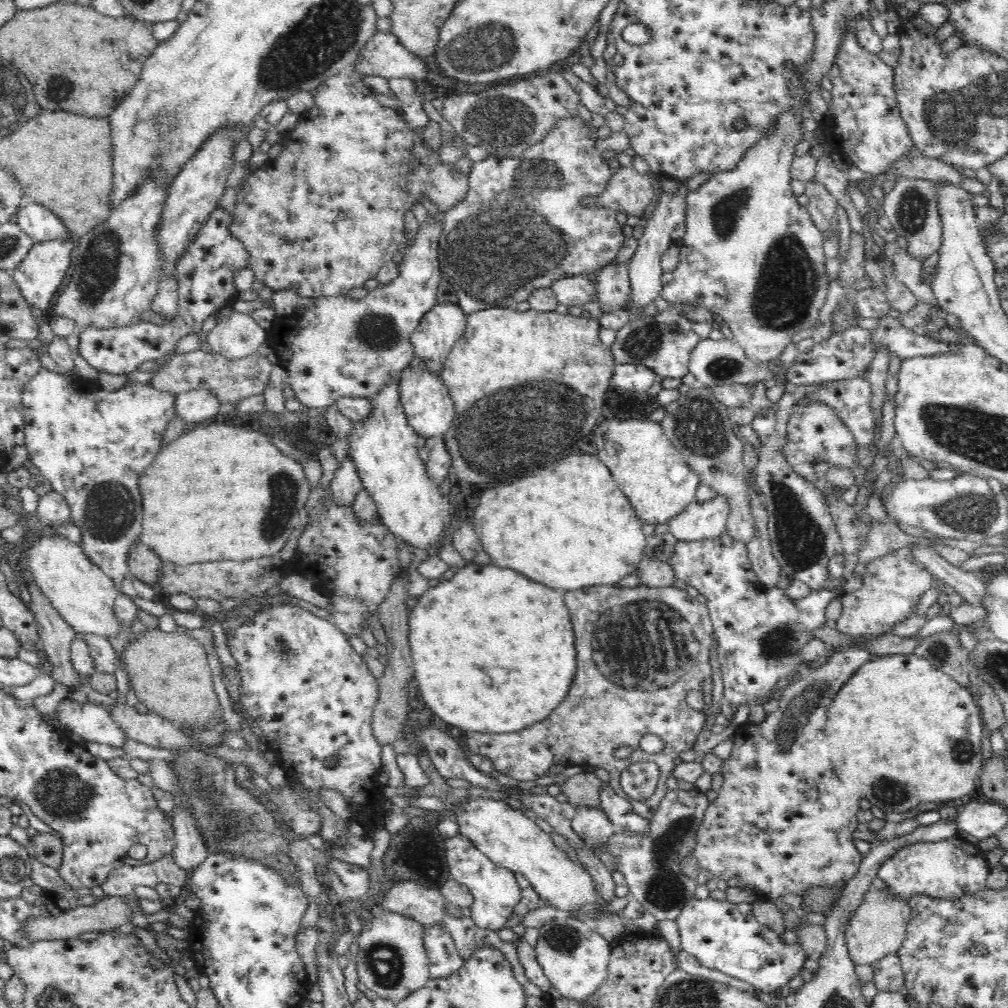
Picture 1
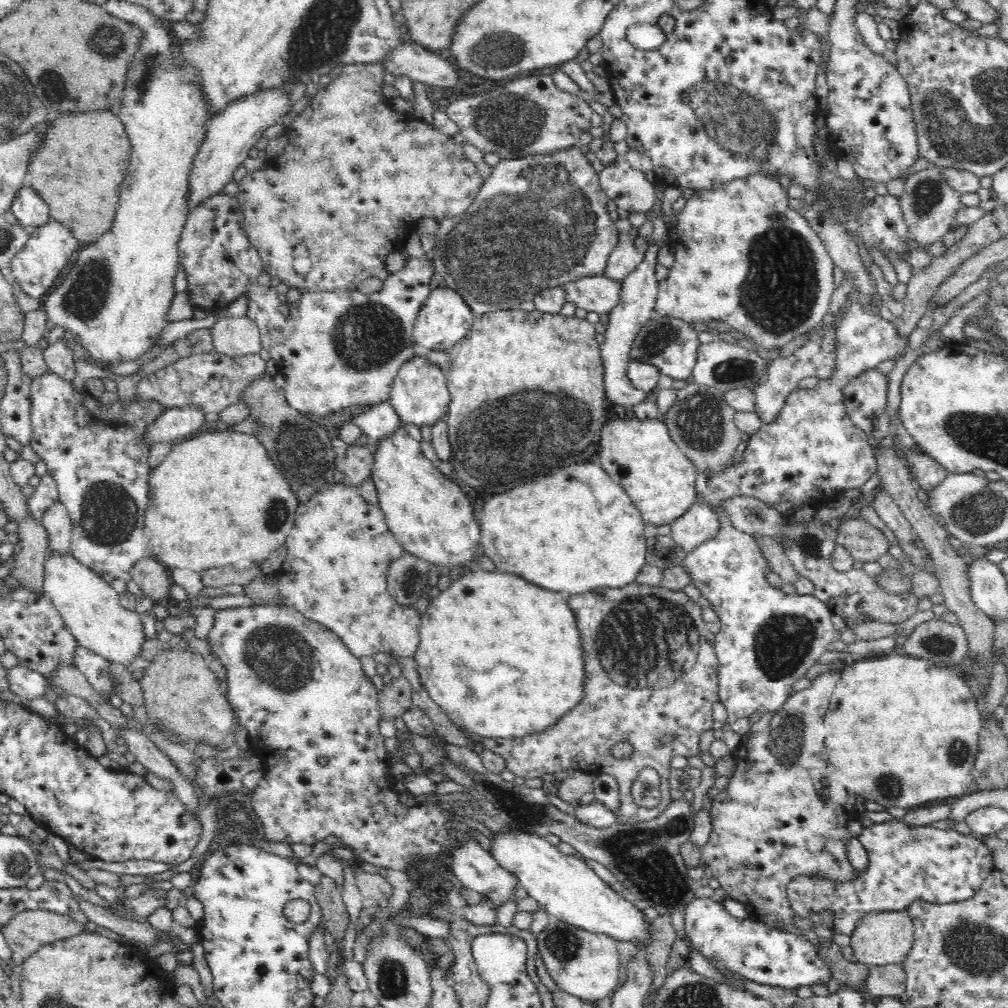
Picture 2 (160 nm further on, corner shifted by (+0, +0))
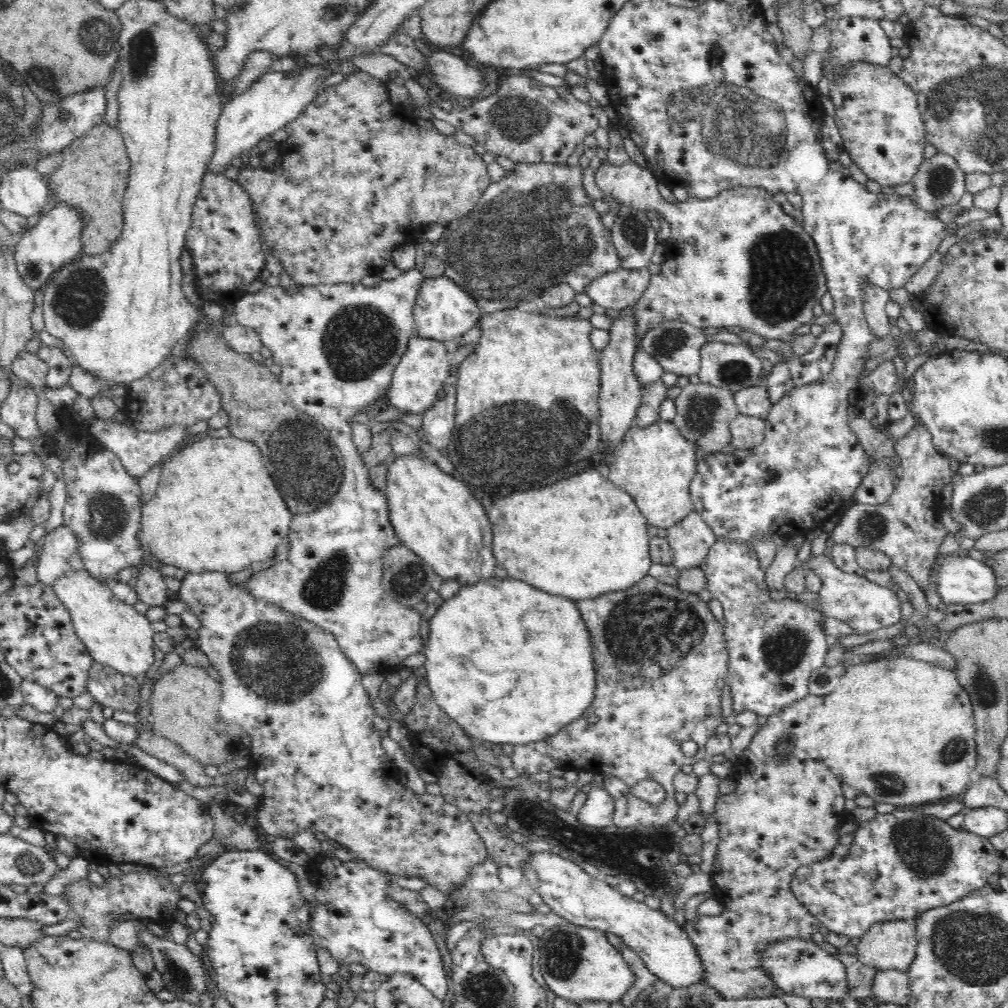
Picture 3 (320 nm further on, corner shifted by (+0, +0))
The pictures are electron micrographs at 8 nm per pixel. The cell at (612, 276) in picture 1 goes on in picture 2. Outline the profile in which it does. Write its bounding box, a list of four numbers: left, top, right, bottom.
[603,227,648,284]

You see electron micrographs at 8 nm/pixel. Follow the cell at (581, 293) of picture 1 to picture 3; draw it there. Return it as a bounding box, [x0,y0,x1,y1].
[583,267,651,311]

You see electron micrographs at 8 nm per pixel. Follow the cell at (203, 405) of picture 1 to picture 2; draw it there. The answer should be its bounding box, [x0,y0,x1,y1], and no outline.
[146,406,206,446]

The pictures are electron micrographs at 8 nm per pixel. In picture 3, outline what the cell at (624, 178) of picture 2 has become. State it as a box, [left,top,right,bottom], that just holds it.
[595,162,828,348]

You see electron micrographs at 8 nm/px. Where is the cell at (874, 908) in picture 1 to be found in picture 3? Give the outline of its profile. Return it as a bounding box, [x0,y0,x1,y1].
[856,919,917,971]

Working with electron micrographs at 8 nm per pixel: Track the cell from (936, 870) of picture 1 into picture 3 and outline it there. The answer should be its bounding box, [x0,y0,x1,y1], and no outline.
[791,809,1004,939]

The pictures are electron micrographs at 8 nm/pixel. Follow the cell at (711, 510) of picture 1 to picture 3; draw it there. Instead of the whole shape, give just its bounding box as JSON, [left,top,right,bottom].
[667,510,717,570]

